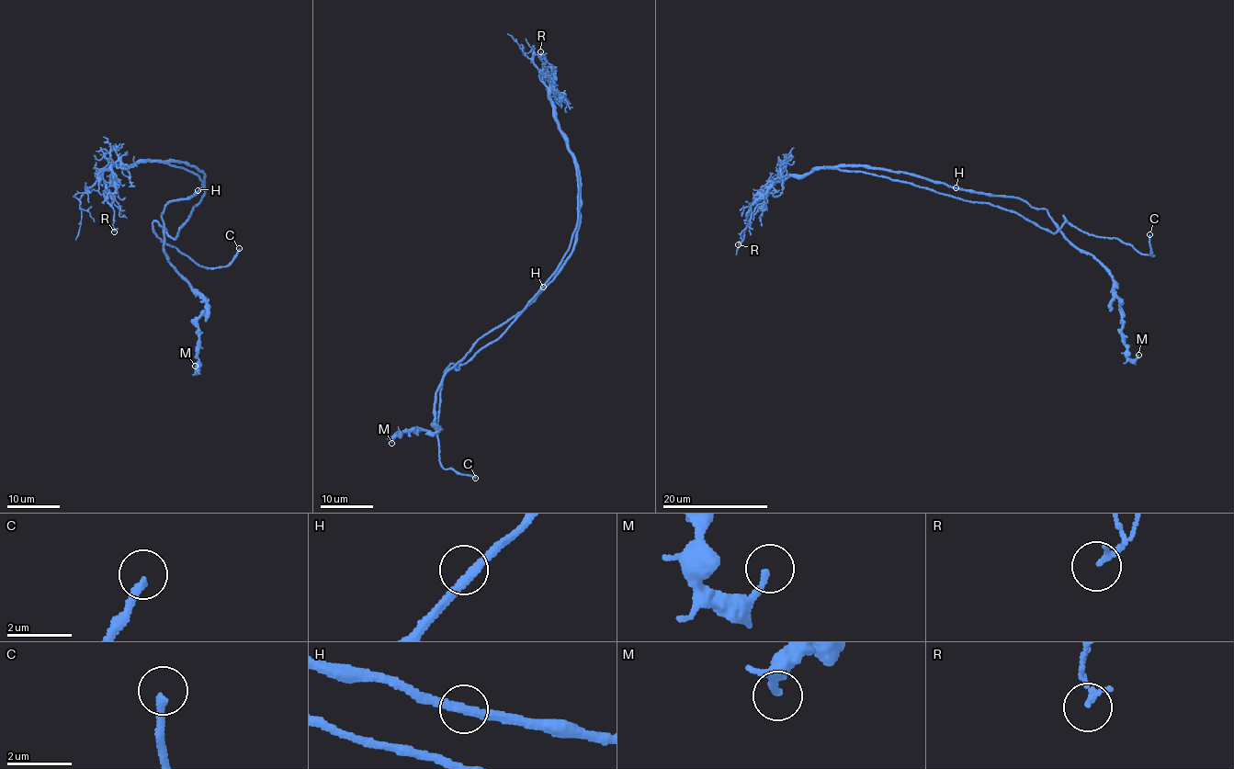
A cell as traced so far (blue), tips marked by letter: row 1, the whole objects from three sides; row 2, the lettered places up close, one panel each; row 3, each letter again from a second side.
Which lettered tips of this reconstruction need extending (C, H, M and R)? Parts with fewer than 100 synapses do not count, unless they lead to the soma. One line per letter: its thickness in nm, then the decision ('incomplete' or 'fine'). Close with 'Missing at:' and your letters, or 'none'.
C: 220 nm | incomplete
H: 280 nm | fine
M: 200 nm | fine
R: 180 nm | fine
Missing at: C

